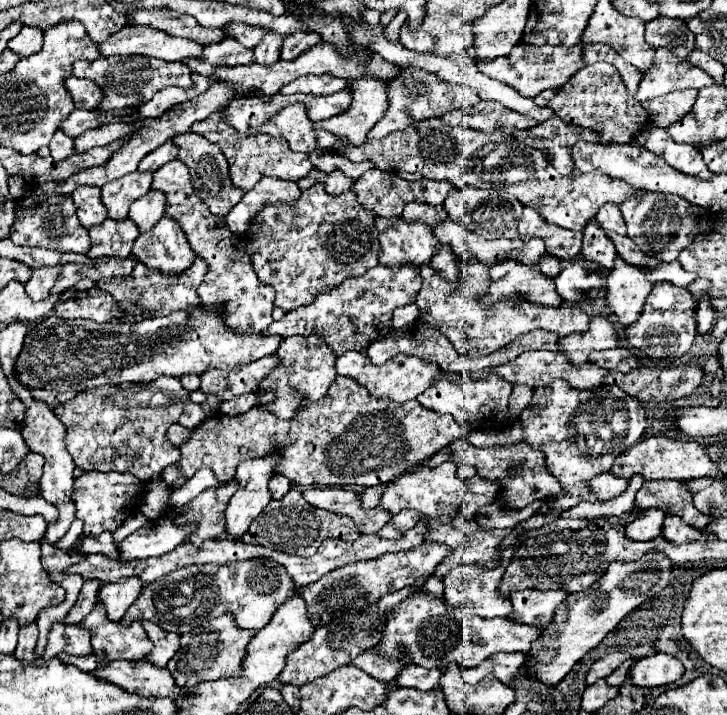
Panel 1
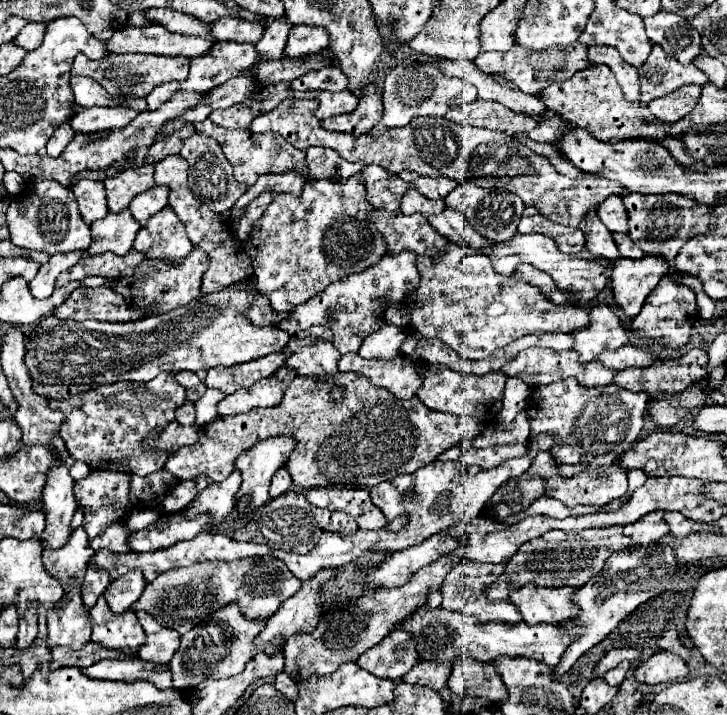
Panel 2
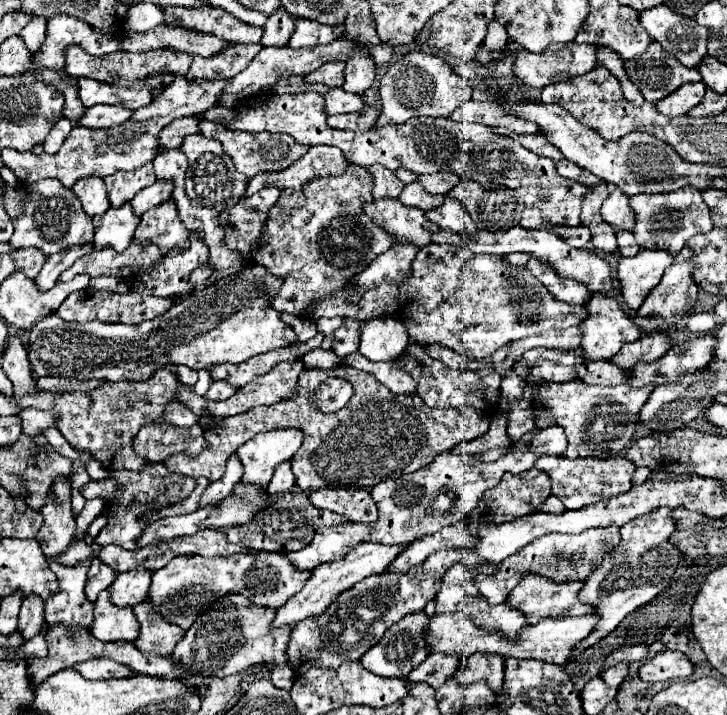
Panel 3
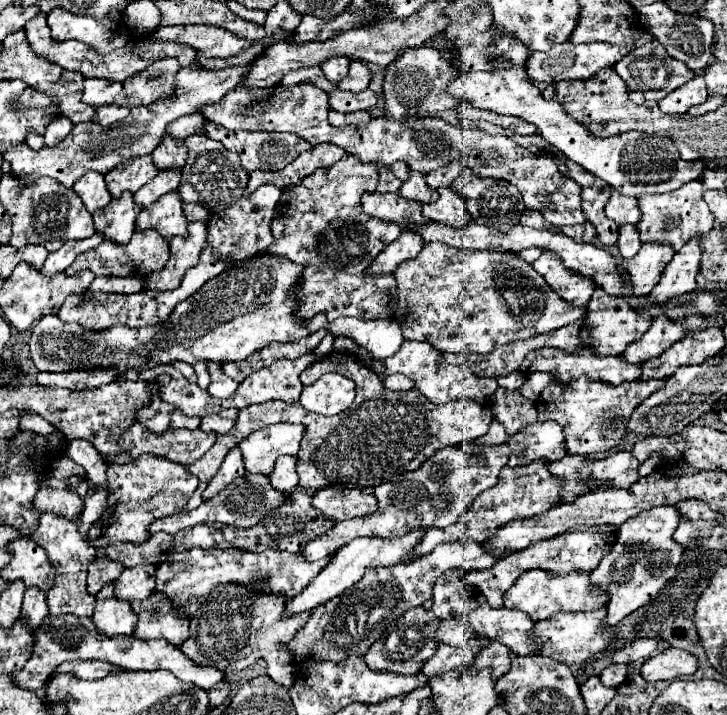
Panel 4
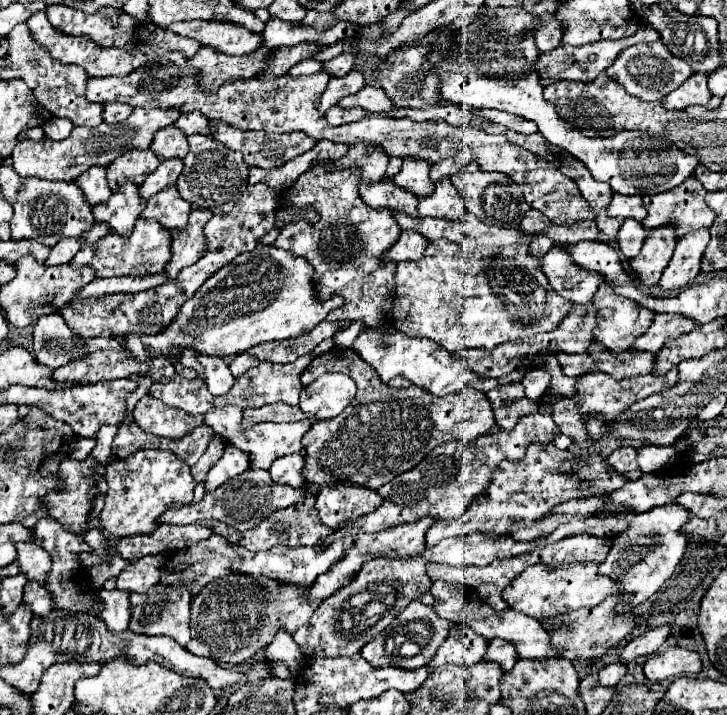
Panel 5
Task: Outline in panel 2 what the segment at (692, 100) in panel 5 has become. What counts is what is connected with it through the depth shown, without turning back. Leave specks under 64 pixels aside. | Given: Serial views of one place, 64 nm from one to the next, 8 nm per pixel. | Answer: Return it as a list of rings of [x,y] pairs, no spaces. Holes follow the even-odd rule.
[[[688,84],[688,88],[678,88],[676,92],[670,92],[670,96],[662,96],[658,100],[652,100],[648,104],[652,116],[662,124],[674,124],[682,120],[698,102],[702,88],[696,88],[694,84]]]

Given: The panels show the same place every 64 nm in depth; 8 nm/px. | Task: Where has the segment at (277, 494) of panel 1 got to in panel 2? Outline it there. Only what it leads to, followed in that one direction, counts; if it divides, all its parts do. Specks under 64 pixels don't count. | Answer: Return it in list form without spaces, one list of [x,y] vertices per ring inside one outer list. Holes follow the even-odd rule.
[[[284,466],[274,474],[272,478],[272,484],[270,484],[270,496],[272,498],[278,498],[282,496],[284,492],[288,492],[292,488],[292,480],[288,476],[288,472],[284,472]]]

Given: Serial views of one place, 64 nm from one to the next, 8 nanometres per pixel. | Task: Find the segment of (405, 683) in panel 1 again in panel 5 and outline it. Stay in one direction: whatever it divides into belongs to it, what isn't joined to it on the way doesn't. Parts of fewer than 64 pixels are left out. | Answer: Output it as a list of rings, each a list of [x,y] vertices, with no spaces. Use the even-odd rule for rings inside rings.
[[[468,630],[466,636],[456,638],[450,636],[442,642],[438,648],[434,660],[428,664],[430,668],[438,668],[444,664],[458,664],[458,666],[472,666],[484,658],[484,652],[488,648],[488,640],[478,636],[476,632]]]

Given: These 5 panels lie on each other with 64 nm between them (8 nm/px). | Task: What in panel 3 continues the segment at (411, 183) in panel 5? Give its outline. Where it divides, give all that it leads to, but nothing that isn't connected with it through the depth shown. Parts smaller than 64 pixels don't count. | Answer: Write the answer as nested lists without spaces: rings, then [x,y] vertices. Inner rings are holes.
[[[412,182],[408,186],[404,186],[404,192],[400,194],[400,202],[404,206],[410,208],[420,208],[420,210],[430,210],[430,208],[438,208],[444,204],[444,196],[428,196],[428,192],[424,192],[424,188],[420,188],[420,182]]]

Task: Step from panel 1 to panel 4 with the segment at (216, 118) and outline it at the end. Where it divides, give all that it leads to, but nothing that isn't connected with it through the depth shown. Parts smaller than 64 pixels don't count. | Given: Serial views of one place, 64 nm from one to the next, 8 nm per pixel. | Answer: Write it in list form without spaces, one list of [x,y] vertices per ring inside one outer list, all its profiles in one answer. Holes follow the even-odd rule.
[[[204,122],[204,132],[212,138],[212,140],[220,140],[224,144],[226,150],[236,152],[240,156],[240,166],[250,174],[254,170],[282,170],[286,168],[290,162],[294,162],[302,152],[310,150],[312,146],[304,140],[300,140],[298,136],[292,134],[280,134],[280,132],[228,132],[226,128],[220,128],[220,124],[212,124],[212,122]]]

